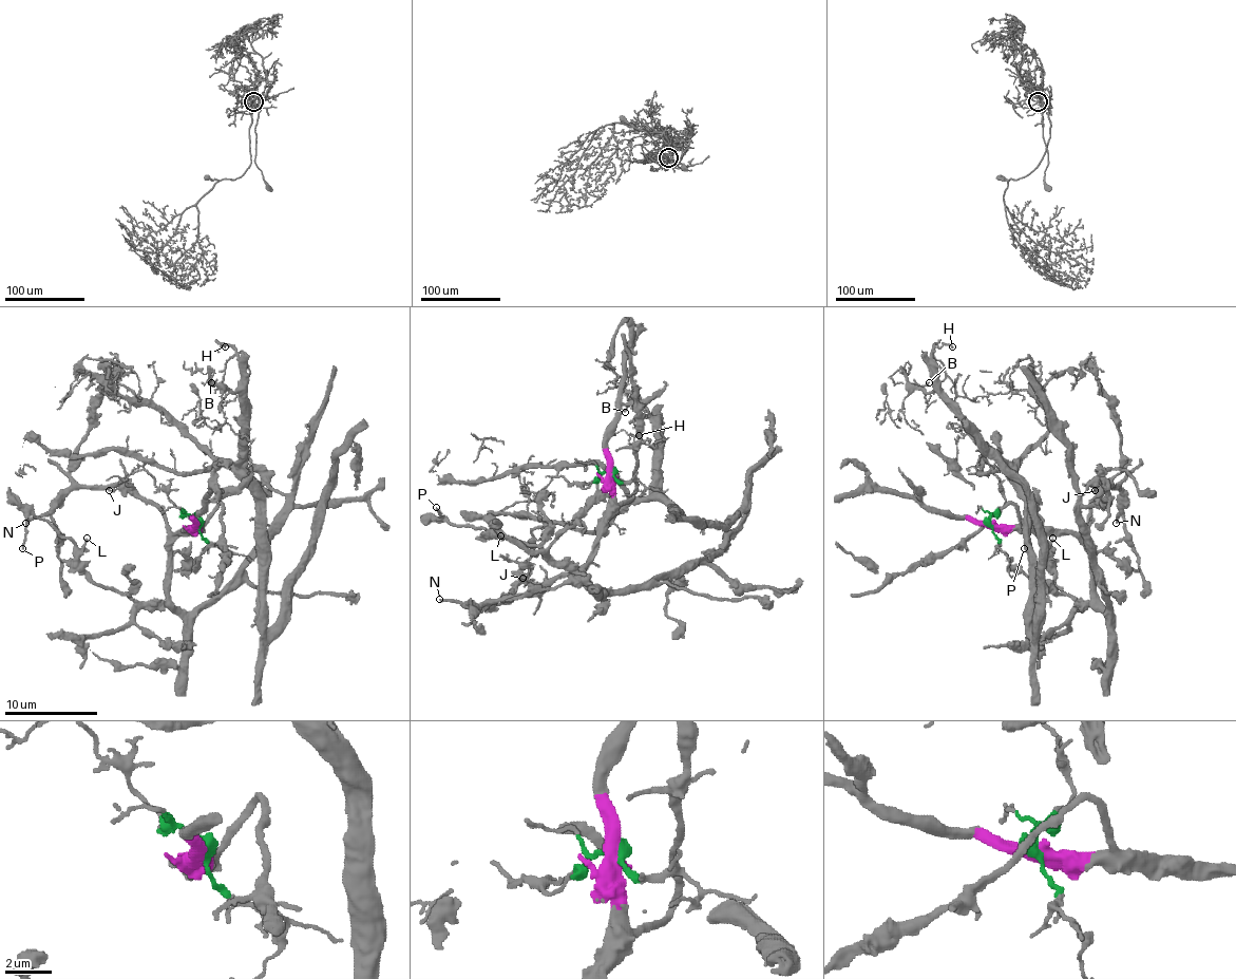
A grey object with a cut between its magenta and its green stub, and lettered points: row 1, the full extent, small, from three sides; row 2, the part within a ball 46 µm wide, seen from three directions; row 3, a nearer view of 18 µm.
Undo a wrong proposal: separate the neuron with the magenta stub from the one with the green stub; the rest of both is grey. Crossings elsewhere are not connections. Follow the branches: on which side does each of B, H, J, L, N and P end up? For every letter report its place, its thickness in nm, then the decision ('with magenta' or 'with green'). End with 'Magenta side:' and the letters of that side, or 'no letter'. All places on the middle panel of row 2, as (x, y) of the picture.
B: (625, 412) | 170 nm | with green
H: (639, 435) | 130 nm | with green
J: (523, 578) | 170 nm | with magenta
L: (500, 535) | 190 nm | with magenta
N: (439, 599) | 200 nm | with magenta
P: (436, 507) | 160 nm | with magenta
Magenta side: J, L, N, P

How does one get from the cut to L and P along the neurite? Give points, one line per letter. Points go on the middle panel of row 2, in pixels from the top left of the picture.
L: (612, 470), (610, 520), (584, 570), (556, 566), (535, 545), (500, 538), (494, 531), (500, 535)
P: (612, 470), (610, 520), (596, 554), (580, 572), (556, 566), (535, 545), (456, 526), (435, 508)

